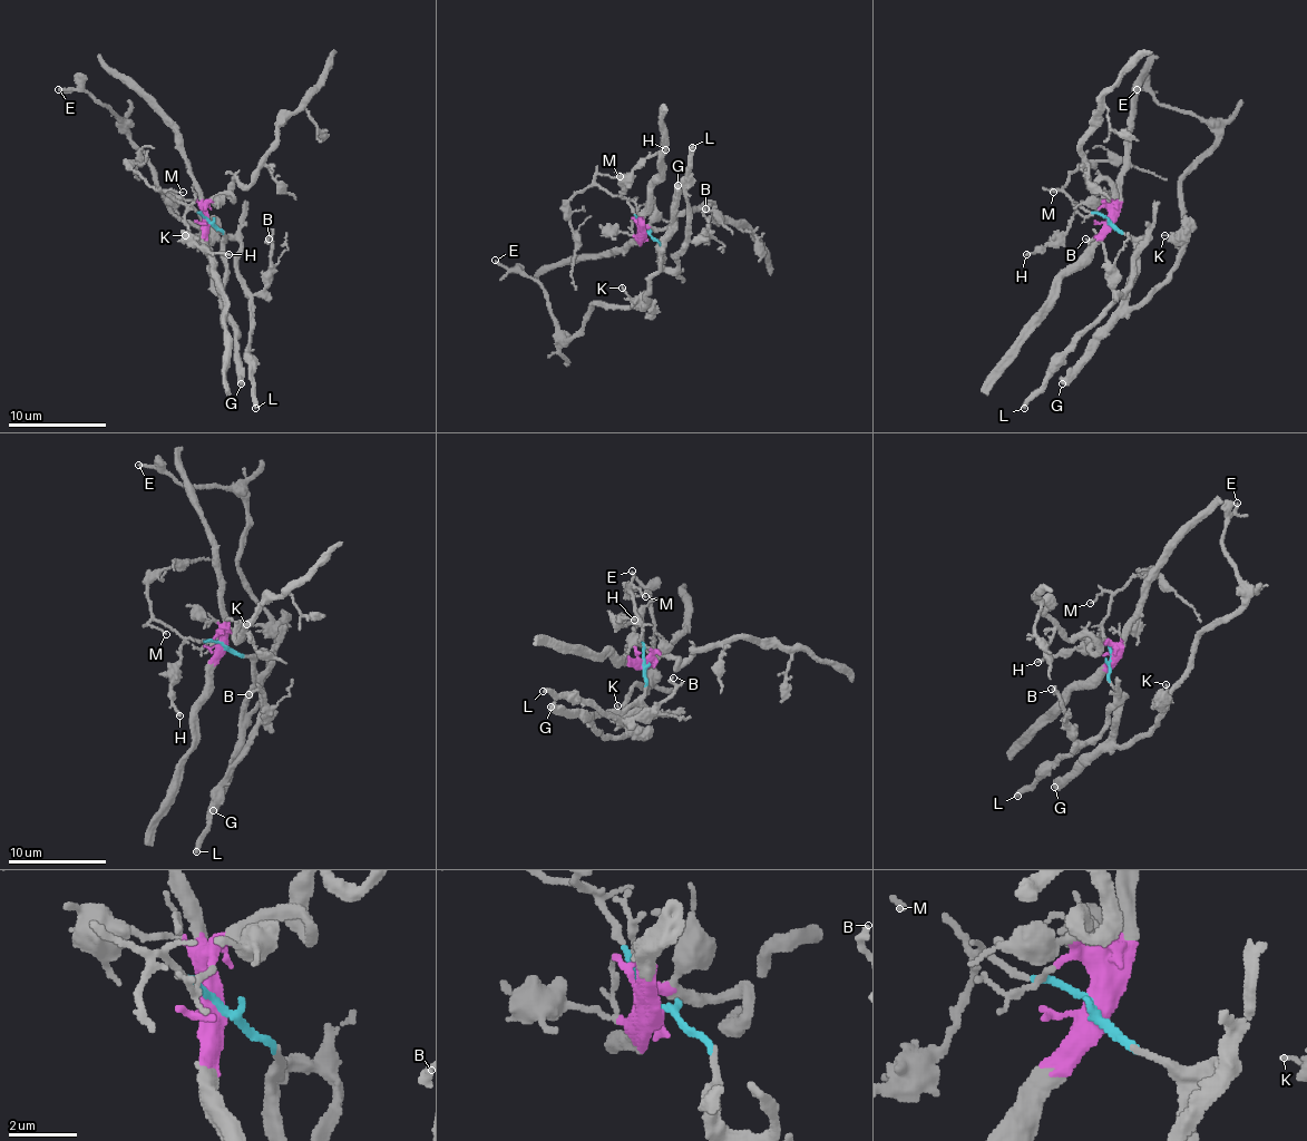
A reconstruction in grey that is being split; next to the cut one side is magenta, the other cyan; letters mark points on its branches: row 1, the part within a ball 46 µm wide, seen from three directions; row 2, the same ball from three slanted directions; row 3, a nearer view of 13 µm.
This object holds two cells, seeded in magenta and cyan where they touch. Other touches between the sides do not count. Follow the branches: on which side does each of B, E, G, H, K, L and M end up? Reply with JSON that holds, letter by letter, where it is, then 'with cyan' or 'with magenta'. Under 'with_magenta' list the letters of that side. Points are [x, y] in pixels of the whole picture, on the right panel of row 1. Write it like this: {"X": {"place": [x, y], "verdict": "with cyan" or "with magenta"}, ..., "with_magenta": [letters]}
{"B": {"place": [1085, 239], "verdict": "with cyan"}, "E": {"place": [1137, 89], "verdict": "with cyan"}, "G": {"place": [1062, 383], "verdict": "with cyan"}, "H": {"place": [1026, 254], "verdict": "with cyan"}, "K": {"place": [1164, 235], "verdict": "with cyan"}, "L": {"place": [1024, 408], "verdict": "with cyan"}, "M": {"place": [1053, 192], "verdict": "with cyan"}, "with_magenta": []}

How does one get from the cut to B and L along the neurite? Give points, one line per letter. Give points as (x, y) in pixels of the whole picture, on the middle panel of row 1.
B: (644, 232), (659, 245), (662, 262), (671, 270), (676, 264), (674, 257), (708, 227), (705, 207)
L: (644, 232), (659, 245), (662, 262), (671, 270), (676, 266), (674, 257), (686, 242), (691, 146)

